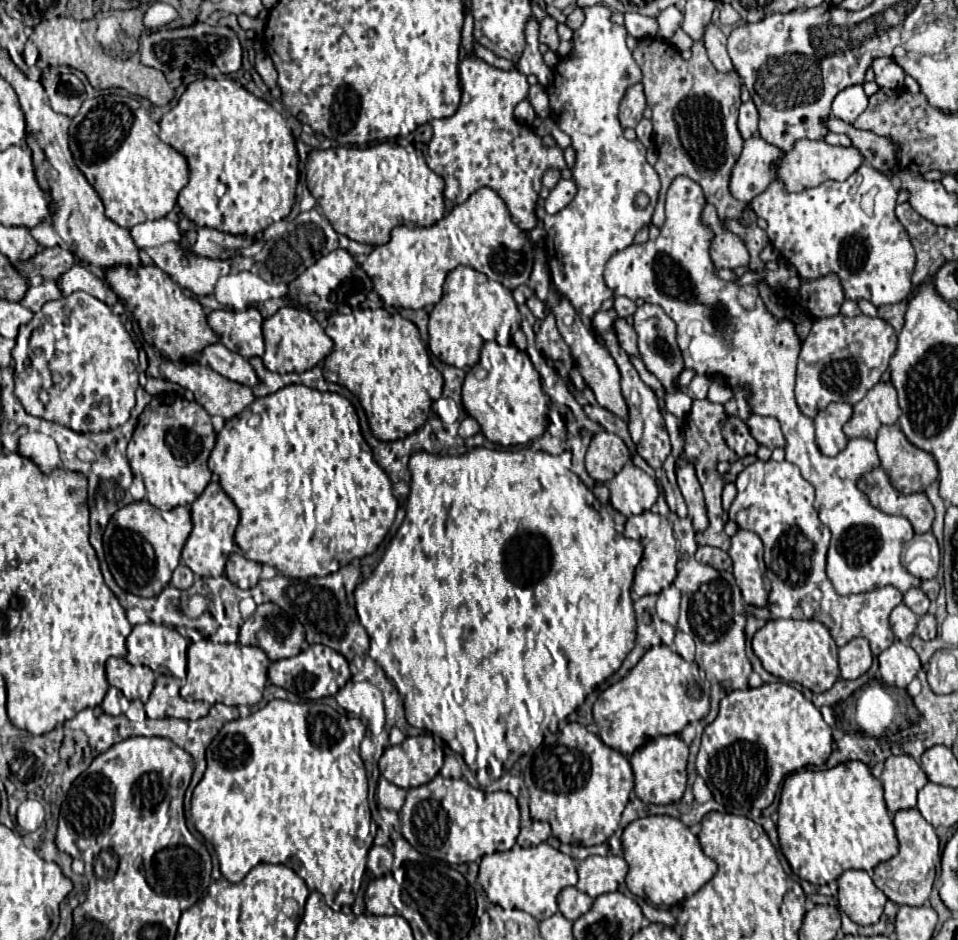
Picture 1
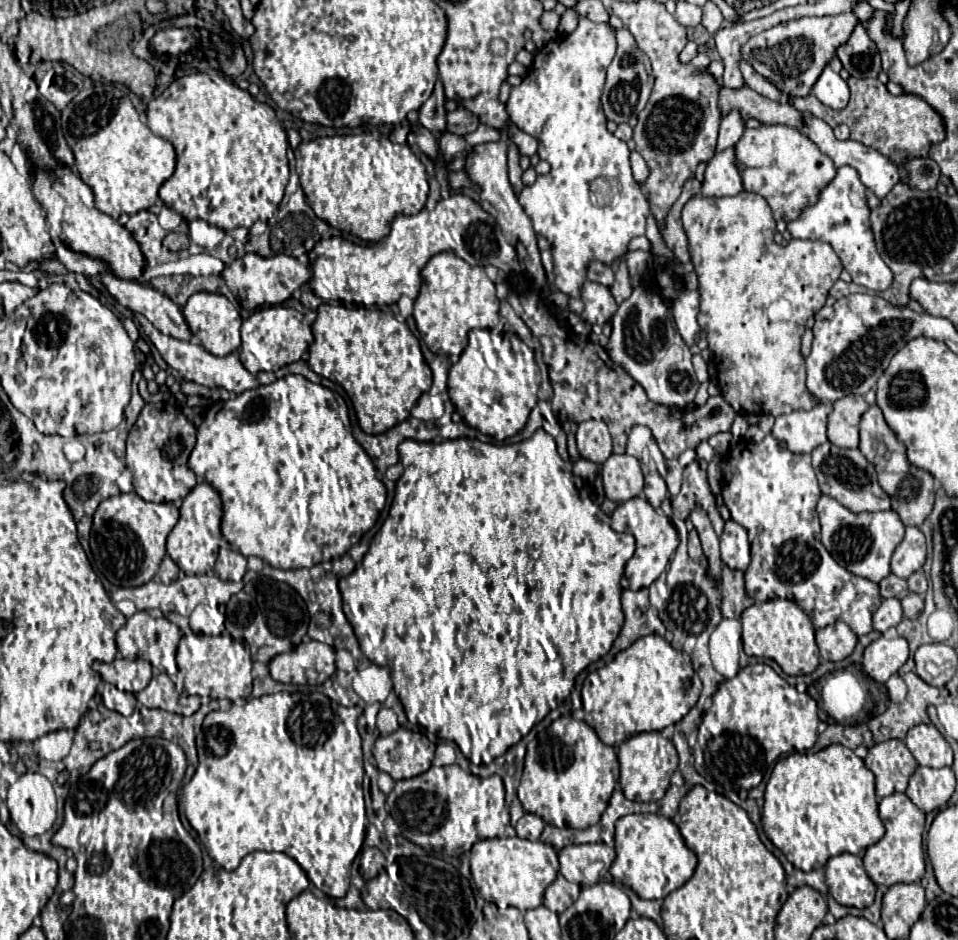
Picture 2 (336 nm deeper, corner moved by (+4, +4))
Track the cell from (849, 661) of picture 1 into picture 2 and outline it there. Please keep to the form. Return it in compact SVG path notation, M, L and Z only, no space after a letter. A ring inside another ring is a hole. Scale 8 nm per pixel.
M834 623L816 631L816 643L824 661L844 661L854 651L856 641L858 637L846 627L846 623Z

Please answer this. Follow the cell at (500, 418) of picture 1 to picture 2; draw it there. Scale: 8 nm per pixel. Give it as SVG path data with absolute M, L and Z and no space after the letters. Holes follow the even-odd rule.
M472 329L468 333L468 347L462 351L460 361L452 365L448 377L448 395L456 407L456 411L466 419L466 423L484 435L490 435L498 441L514 437L528 421L532 407L538 402L540 375L532 349L528 349L514 333L495 334L489 329Z

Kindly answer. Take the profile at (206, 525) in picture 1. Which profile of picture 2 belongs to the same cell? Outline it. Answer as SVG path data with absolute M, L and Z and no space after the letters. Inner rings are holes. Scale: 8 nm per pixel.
M204 481L198 483L190 491L190 495L184 497L184 503L180 507L180 521L170 531L168 541L166 541L168 555L176 561L176 565L186 575L206 573L208 569L214 567L216 555L218 555L218 545L222 541L220 521L222 521L222 499L220 499L220 493L214 487L210 487L208 483L204 483Z

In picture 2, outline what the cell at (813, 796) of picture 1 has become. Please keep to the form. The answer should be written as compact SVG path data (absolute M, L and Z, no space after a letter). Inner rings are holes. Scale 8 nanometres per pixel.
M830 745L810 755L792 753L780 759L772 769L764 793L762 825L774 847L778 847L800 871L814 871L824 867L830 857L840 853L862 855L870 845L884 837L884 823L878 817L878 801L874 793L874 775L870 775L870 769L864 765L864 761L844 745Z

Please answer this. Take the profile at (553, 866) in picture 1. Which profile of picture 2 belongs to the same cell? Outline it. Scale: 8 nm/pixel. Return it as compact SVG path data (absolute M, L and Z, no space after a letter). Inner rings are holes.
M520 837L484 839L472 847L470 857L471 879L486 901L506 901L520 911L536 909L542 905L546 887L558 875L558 855L552 845L542 841L528 841Z

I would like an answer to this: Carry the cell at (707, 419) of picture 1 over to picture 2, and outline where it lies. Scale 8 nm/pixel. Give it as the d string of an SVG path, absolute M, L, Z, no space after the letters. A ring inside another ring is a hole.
M698 461L690 463L686 469L684 469L684 483L682 483L682 491L676 499L671 499L673 514L686 519L688 513L694 509L694 505L700 505L712 525L714 525L714 531L716 535L722 535L724 531L724 519L720 517L718 509L716 509L716 503L714 503L714 495L710 491L710 485L708 485L708 479L706 479L706 471L700 469Z

